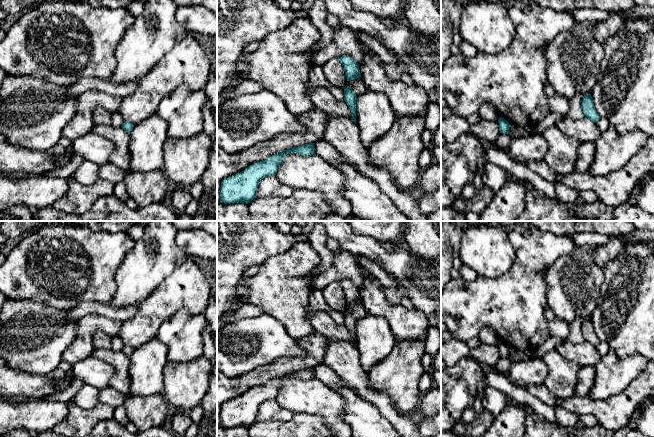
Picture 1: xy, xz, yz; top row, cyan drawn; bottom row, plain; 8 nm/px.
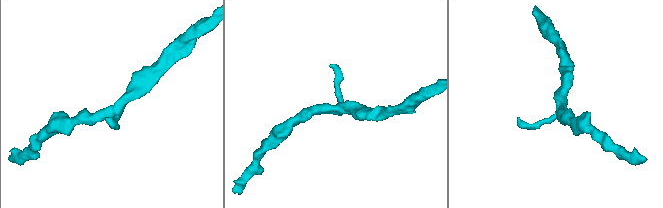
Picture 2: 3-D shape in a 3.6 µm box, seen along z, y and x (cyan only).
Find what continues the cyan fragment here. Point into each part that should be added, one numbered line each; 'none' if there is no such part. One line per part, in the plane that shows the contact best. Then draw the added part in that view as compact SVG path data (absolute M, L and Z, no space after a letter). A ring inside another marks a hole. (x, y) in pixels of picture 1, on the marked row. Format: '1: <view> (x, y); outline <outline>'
none

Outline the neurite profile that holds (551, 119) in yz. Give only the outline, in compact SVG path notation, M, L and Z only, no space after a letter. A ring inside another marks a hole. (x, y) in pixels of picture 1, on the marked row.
M551 112L549 113L545 119L543 121L541 121L540 123L538 123L537 125L535 125L533 128L532 128L532 131L534 134L543 134L544 131L553 126L553 125L556 125L556 122L558 120L560 120L561 118L563 118L562 115L558 114L558 113L554 113L554 112Z

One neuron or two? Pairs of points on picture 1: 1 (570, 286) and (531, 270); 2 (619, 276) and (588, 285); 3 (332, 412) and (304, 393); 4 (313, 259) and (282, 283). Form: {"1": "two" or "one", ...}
{"1": "two", "2": "two", "3": "one", "4": "one"}

